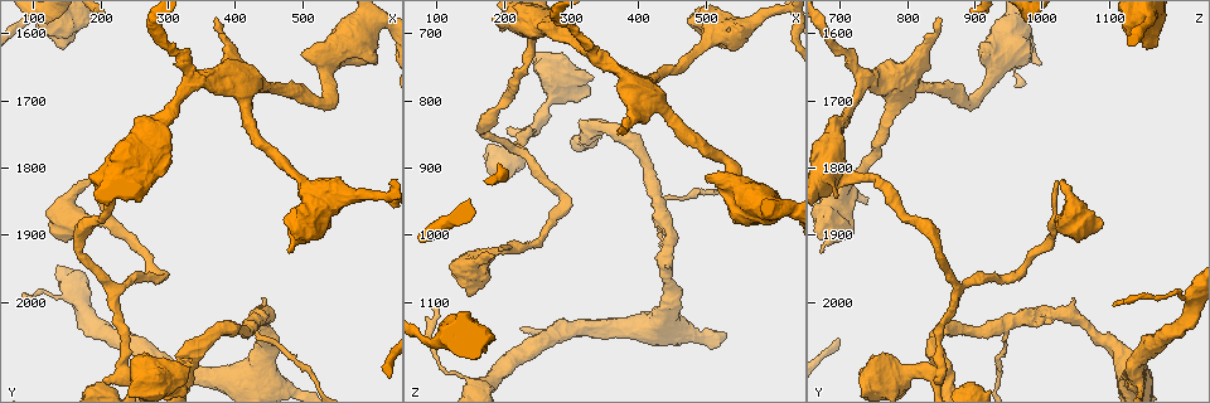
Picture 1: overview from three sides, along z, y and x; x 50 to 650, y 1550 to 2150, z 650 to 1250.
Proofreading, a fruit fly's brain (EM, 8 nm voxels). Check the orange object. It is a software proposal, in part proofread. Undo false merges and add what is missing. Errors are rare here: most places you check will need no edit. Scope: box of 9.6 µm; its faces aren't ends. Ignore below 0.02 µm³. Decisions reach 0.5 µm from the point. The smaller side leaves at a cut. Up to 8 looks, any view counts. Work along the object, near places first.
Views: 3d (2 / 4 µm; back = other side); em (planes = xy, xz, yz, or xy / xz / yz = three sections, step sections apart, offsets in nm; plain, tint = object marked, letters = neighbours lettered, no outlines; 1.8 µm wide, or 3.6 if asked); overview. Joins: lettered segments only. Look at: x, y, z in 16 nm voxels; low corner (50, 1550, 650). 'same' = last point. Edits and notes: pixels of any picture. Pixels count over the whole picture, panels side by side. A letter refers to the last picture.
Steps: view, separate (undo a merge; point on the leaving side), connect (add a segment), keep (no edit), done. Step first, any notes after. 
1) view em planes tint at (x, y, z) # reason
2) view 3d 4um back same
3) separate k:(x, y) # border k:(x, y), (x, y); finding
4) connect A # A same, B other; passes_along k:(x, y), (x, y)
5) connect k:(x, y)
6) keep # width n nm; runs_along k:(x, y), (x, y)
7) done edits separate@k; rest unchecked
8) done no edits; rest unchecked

view em yz step 8 tint at (200, 1845, 690) # stops while still wide

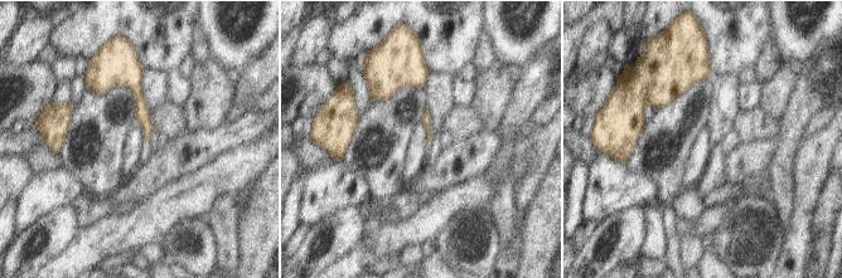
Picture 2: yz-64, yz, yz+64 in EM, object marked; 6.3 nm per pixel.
view em planes letters same # another direction

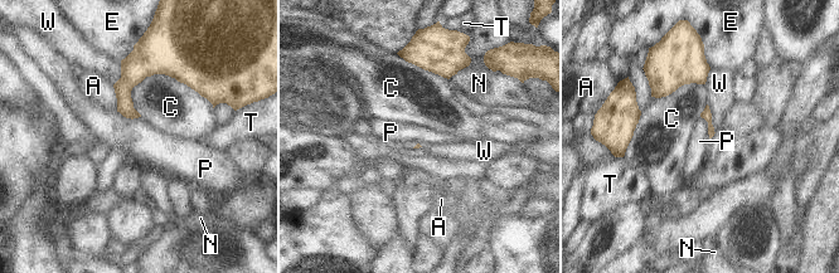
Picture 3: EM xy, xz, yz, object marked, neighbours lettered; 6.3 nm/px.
keep # longest_contact C 550 nm; A other, C other, E other, N other, P other, T other, W other; border 3:(116, 111), (126, 117), (140, 117); none of them fits

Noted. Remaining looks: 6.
view em 3.6um planes letters at (150, 1895, 1090) # branch stops here

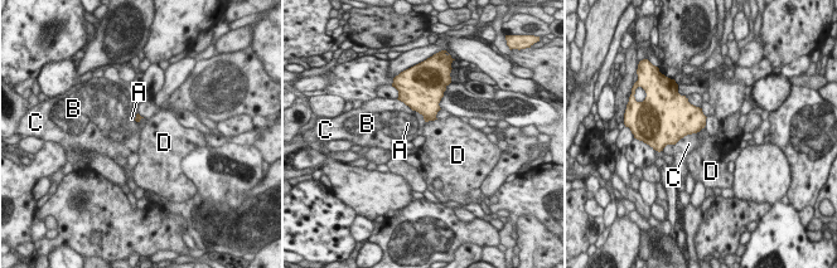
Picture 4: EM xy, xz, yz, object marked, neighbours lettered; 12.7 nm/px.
keep # A other, B other, C other, D other; border 4:(436, 118), (426, 122); none of them fits

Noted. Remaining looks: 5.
view em 3.6um planes letters at (500, 1630, 915) # stops while still wide

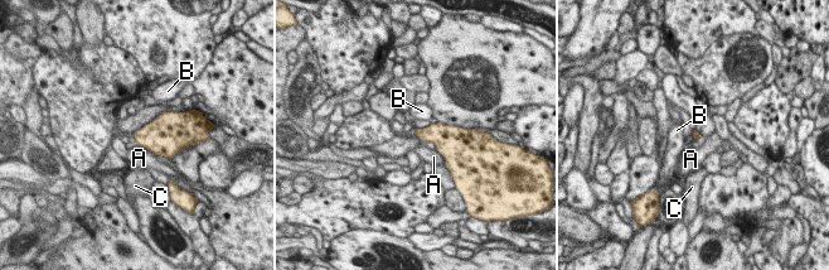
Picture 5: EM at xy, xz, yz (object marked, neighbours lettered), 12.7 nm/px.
keep # longest_contact A 240 nm; A other, B other, C other; none of them fits

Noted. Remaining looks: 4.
view 3d 4um at (230, 2095, 850) # a fork

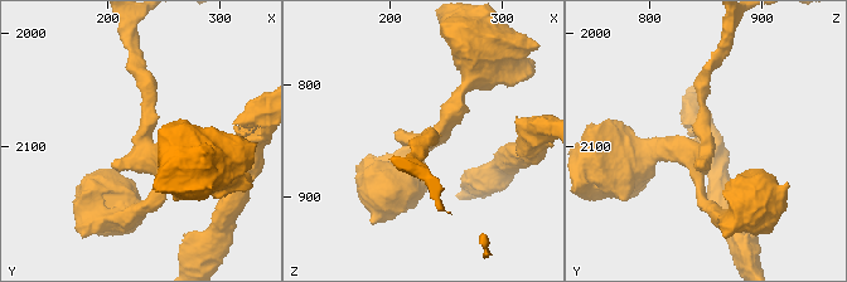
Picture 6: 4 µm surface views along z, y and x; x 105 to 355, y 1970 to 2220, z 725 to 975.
view em planes letters at (234, 2096, 852)

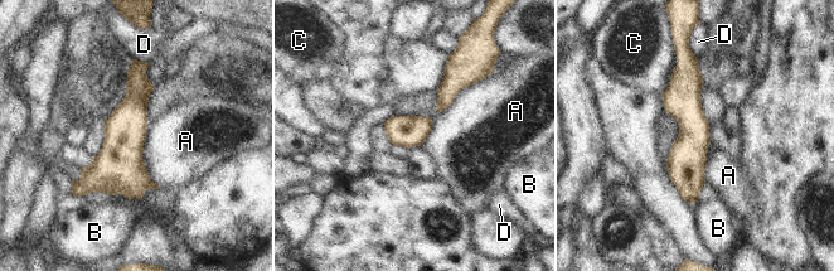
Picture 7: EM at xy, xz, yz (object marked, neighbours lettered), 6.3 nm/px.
keep # A other, B other, C other, D other; runs_along 7:(691, 58), (689, 192), (693, 199); all the same neuron

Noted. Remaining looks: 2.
done no edits; rest unchecked

